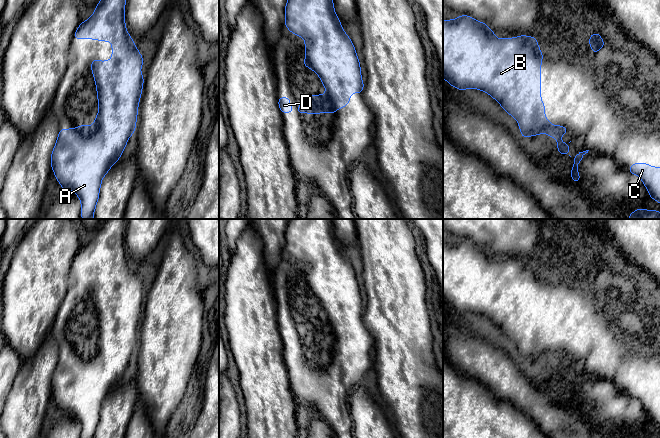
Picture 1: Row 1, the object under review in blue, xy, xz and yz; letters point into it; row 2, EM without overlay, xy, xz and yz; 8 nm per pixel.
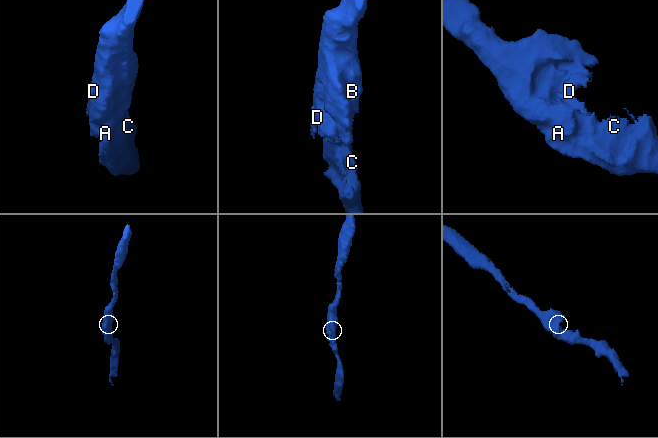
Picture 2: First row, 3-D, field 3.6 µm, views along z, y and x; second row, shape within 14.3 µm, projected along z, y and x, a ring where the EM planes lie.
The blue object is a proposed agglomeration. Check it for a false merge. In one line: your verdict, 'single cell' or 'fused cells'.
single cell

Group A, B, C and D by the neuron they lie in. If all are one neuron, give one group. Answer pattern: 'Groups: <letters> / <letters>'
Groups: A B C D

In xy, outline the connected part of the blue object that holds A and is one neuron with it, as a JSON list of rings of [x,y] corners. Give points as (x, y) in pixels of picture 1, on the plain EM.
[[[105,219],[102,224],[96,229],[96,233],[94,238],[85,246],[81,246],[78,253],[74,258],[75,263],[96,263],[98,265],[111,265],[112,266],[112,283],[109,285],[97,285],[95,282],[92,284],[91,293],[94,299],[94,304],[96,307],[97,319],[98,319],[98,331],[99,336],[96,340],[95,346],[93,350],[87,349],[80,349],[78,352],[73,353],[59,353],[58,363],[56,365],[55,371],[53,373],[51,379],[51,392],[54,394],[54,399],[56,403],[59,405],[61,411],[64,414],[73,414],[76,419],[81,424],[81,438],[94,438],[95,431],[99,422],[99,414],[101,411],[101,405],[105,398],[110,394],[112,389],[120,383],[120,380],[127,368],[129,361],[134,358],[135,351],[136,351],[136,344],[137,344],[137,337],[138,337],[138,328],[140,324],[140,320],[142,318],[142,311],[143,311],[143,299],[140,296],[140,292],[143,290],[143,281],[137,274],[133,263],[128,258],[126,251],[125,251],[125,219]]]

